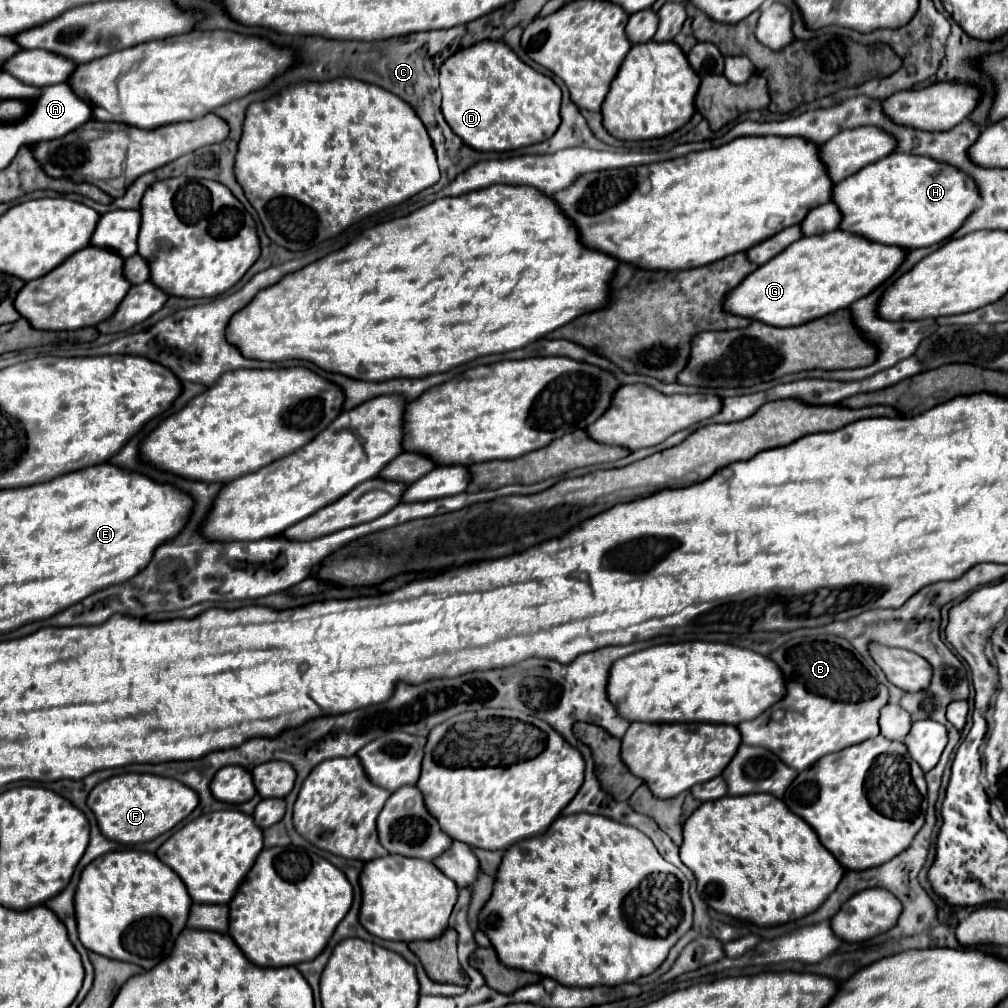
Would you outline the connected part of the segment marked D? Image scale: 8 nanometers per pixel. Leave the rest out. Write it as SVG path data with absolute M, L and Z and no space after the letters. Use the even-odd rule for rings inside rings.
M482 41L448 57L440 67L442 113L450 129L476 151L512 151L546 141L560 125L560 87L522 63L504 41Z

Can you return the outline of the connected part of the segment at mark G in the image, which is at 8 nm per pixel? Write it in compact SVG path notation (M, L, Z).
M842 229L802 237L802 241L796 241L784 253L750 273L728 293L724 307L734 315L762 319L774 327L802 325L814 317L834 313L834 309L846 309L872 293L872 289L880 287L898 271L906 255L896 245L874 245L874 241L862 241L854 233L842 233Z

